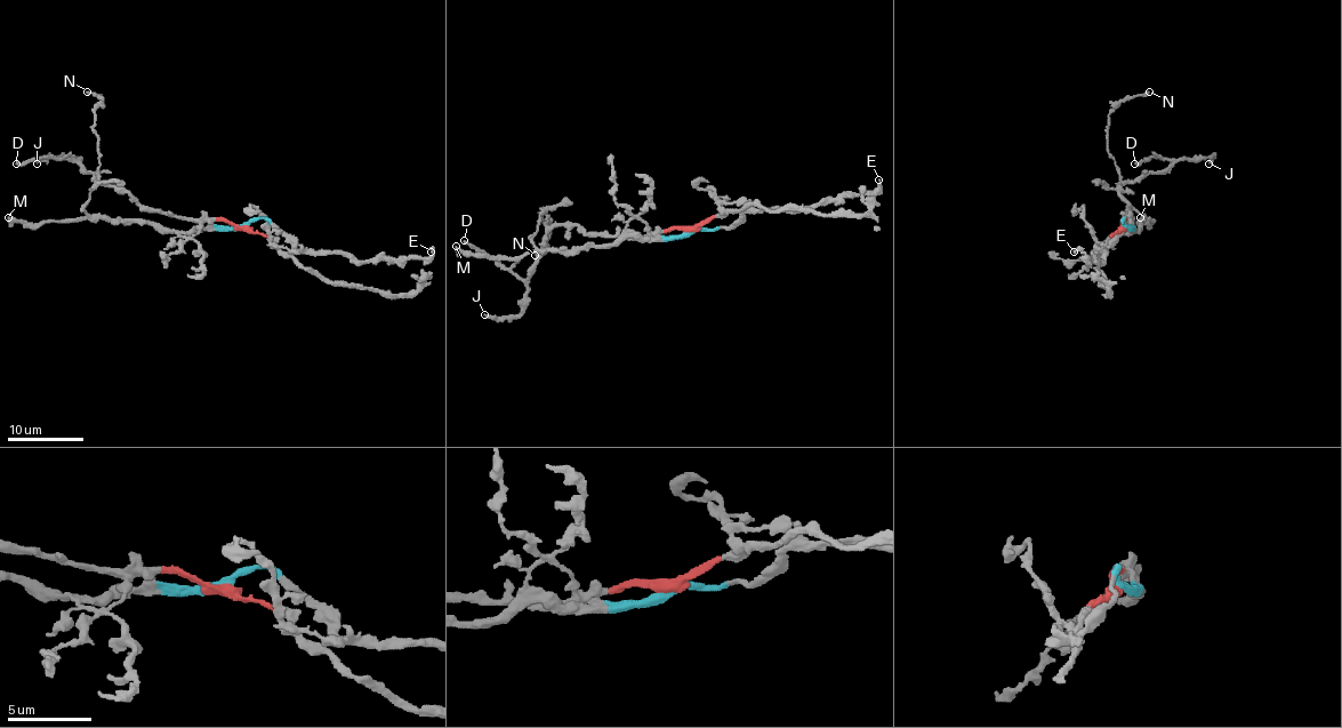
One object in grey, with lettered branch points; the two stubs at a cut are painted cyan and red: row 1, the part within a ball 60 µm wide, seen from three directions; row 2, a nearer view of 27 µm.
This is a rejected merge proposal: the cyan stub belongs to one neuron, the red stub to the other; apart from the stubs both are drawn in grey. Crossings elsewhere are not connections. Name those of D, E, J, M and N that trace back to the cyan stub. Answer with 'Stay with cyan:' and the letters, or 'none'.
Stay with cyan: E, M

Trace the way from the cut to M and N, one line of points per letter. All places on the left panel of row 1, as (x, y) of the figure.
M: (243, 226), (173, 232), (146, 223), (79, 220), (17, 223), (8, 217)
N: (243, 226), (146, 212), (127, 192), (105, 184), (99, 178), (94, 120), (94, 106), (99, 96), (87, 90)

